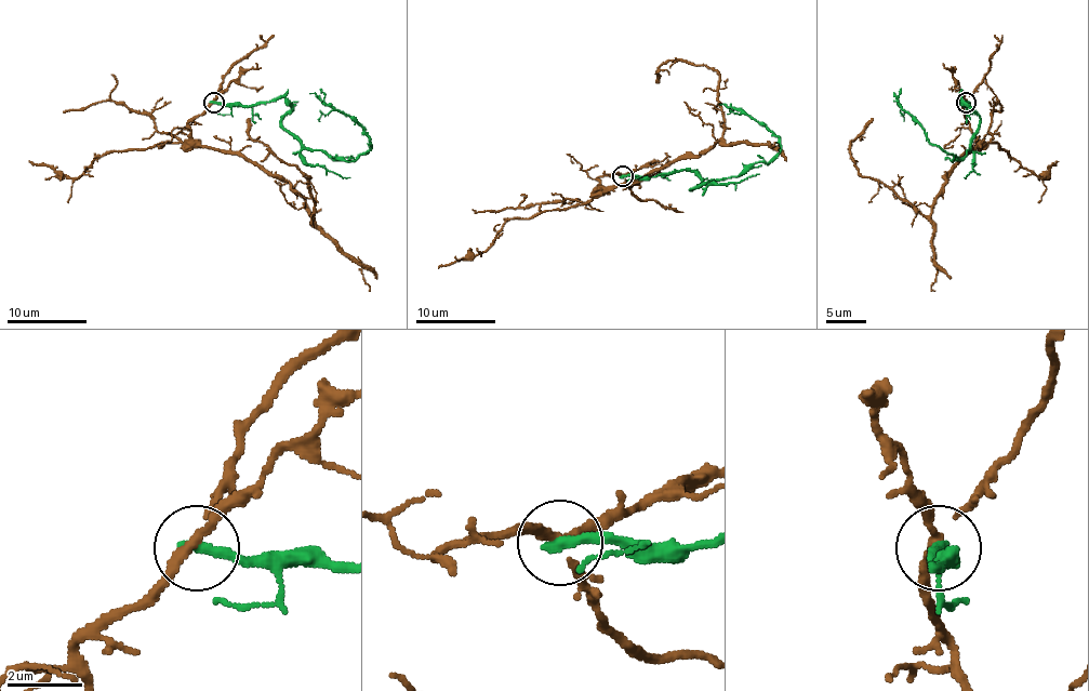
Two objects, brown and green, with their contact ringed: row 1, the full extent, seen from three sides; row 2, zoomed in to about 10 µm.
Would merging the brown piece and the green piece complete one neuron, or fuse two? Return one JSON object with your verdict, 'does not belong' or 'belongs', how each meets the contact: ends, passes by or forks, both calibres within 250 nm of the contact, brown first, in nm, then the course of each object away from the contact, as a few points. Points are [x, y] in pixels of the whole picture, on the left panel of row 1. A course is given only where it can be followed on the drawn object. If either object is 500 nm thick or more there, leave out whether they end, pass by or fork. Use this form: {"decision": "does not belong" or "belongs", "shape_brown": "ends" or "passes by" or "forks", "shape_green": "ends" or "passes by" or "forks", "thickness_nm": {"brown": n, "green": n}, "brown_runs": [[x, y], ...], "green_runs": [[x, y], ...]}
{"decision": "does not belong", "shape_brown": "forks", "shape_green": "ends", "thickness_nm": {"brown": 180, "green": 320}, "brown_runs": [[213, 103], [189, 122], [195, 138], [230, 150], [281, 176], [313, 215], [309, 176], [249, 135], [247, 119]], "green_runs": [[213, 103], [283, 96], [291, 108], [283, 127], [305, 147], [355, 159], [371, 147], [349, 117], [309, 93]]}

